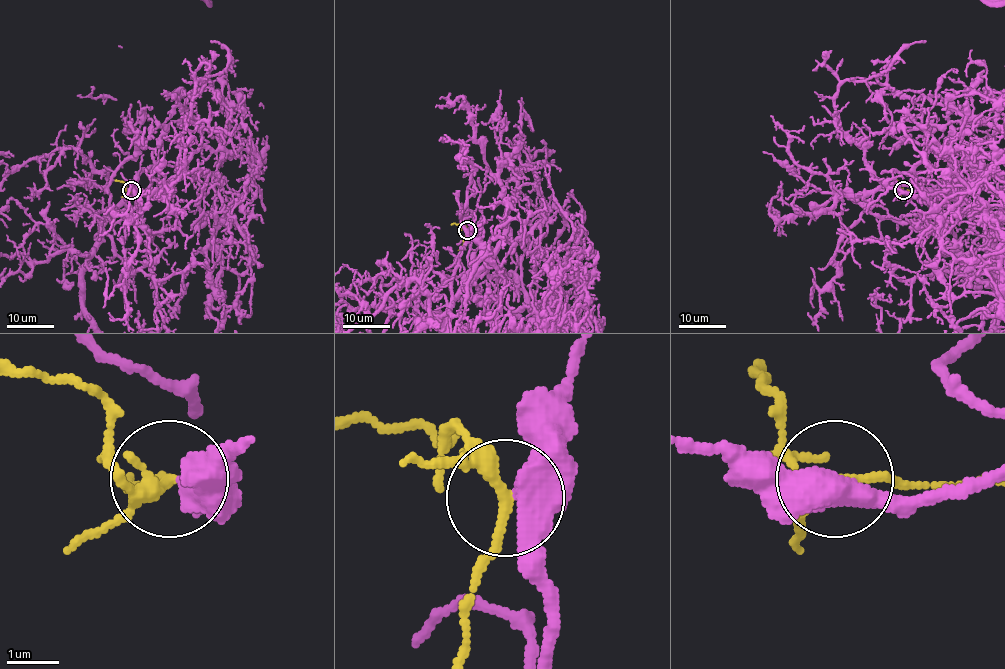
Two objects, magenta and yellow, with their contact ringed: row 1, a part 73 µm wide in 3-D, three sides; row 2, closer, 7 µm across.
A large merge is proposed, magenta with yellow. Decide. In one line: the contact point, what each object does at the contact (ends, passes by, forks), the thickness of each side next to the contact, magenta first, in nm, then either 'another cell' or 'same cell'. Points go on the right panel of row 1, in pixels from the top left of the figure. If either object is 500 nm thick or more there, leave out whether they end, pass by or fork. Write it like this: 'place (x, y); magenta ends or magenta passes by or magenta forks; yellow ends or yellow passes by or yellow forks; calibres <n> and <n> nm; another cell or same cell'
place (903, 190); magenta passes by; yellow forks; calibres 480 and 190 nm; same cell

